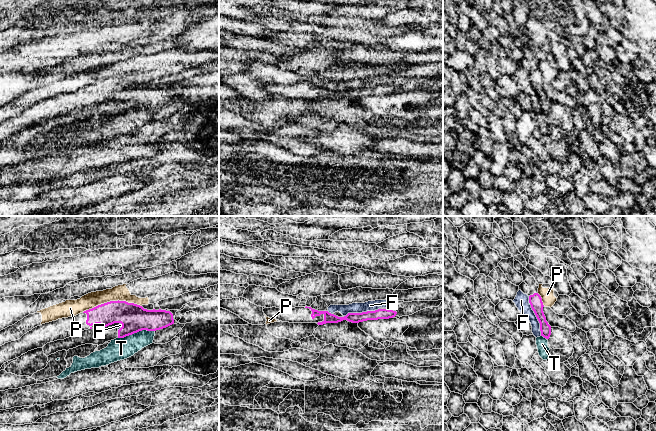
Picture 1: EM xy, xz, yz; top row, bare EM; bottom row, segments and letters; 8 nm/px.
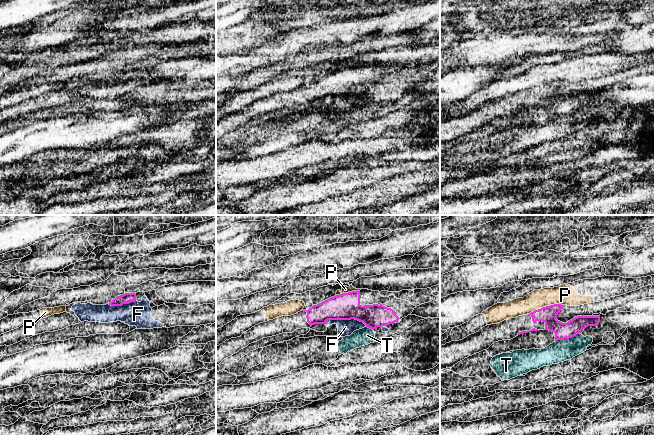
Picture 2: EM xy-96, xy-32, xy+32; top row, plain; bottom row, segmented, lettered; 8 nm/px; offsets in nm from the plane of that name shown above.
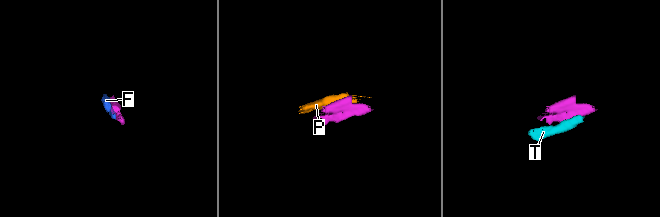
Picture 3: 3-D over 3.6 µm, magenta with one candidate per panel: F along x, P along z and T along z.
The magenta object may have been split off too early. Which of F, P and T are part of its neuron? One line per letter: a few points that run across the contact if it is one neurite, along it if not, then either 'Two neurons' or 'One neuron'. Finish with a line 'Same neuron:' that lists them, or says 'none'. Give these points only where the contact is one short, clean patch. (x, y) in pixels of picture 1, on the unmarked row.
F: Two neurons
P: Two neurons
T: Line: xy (154, 106), (139, 106), (118, 114). Two neurons
Same neuron: none

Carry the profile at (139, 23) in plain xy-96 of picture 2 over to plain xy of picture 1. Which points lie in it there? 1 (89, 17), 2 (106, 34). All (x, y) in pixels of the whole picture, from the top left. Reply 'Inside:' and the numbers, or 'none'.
Inside: 2

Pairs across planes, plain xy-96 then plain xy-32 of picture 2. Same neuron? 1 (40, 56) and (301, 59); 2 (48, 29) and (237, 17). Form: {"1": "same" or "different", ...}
{"1": "same", "2": "different"}

